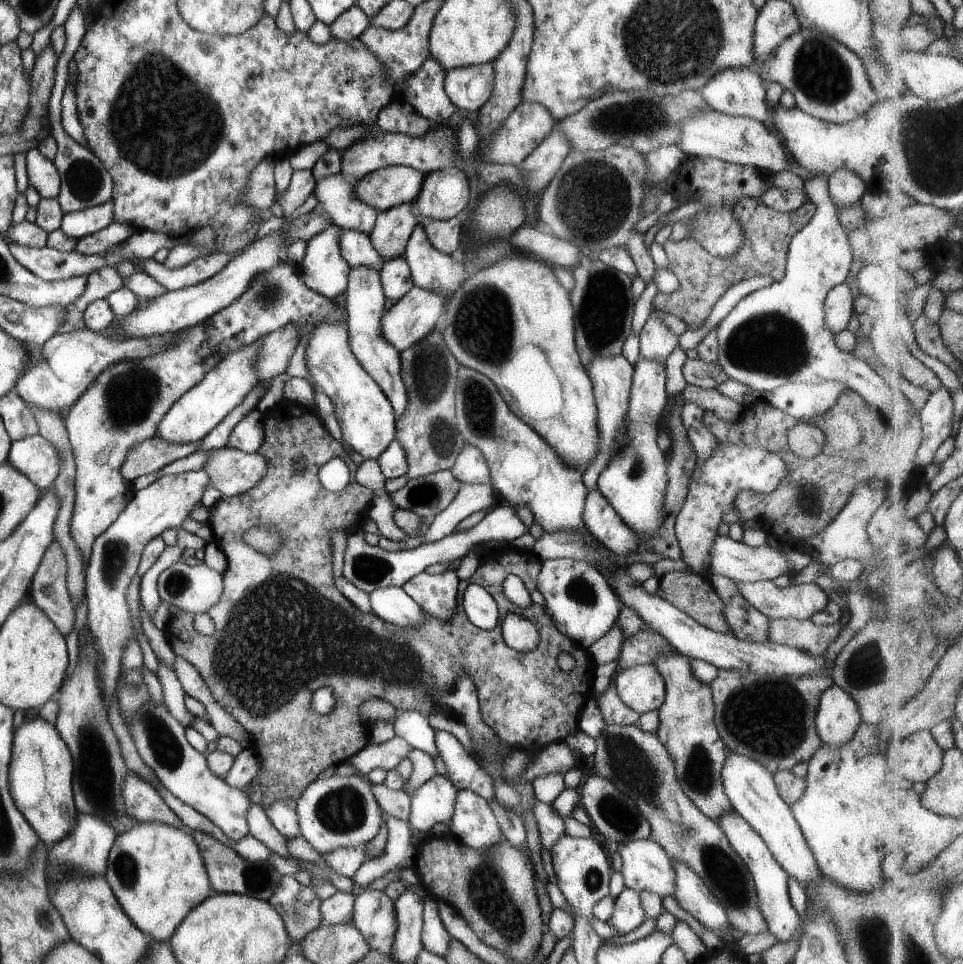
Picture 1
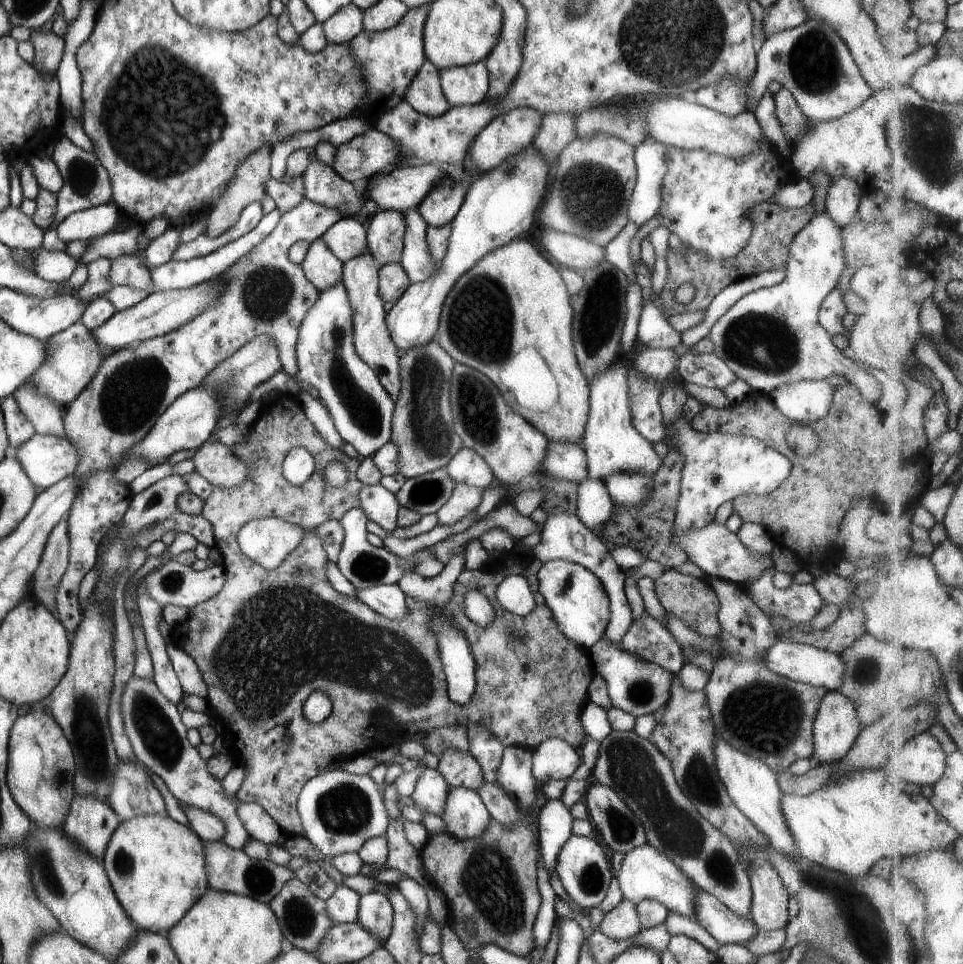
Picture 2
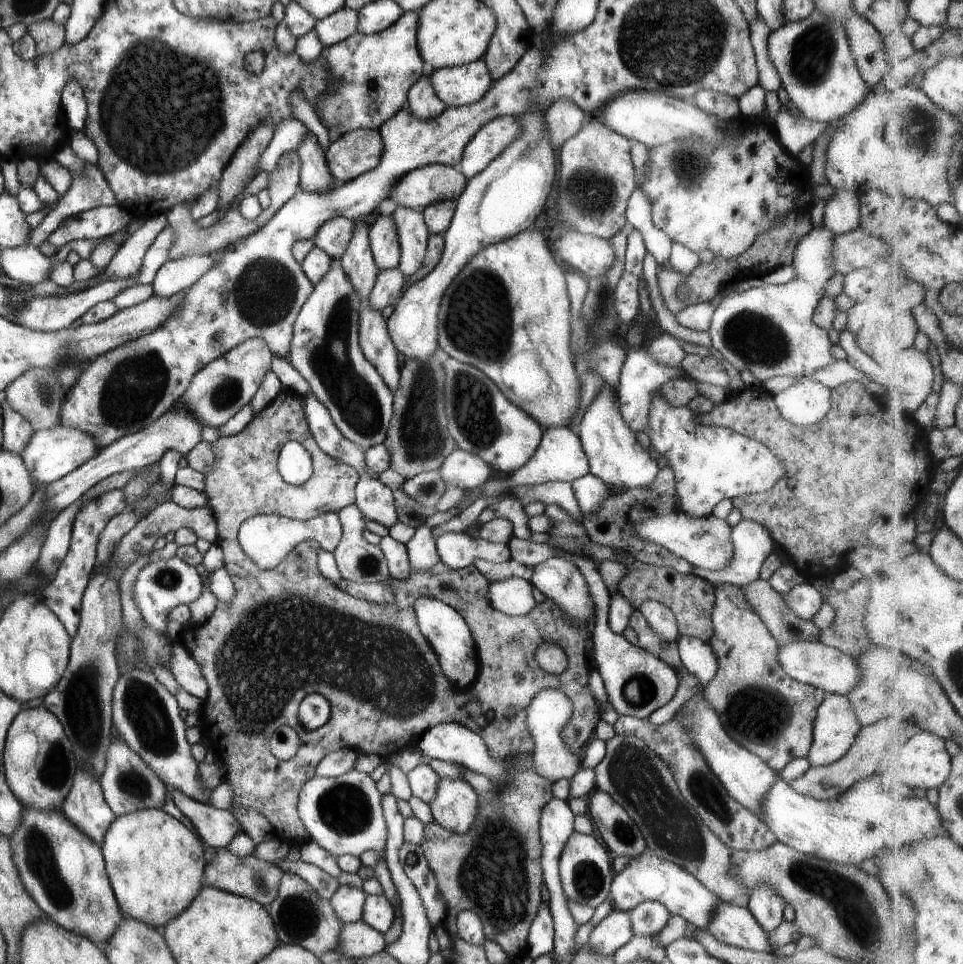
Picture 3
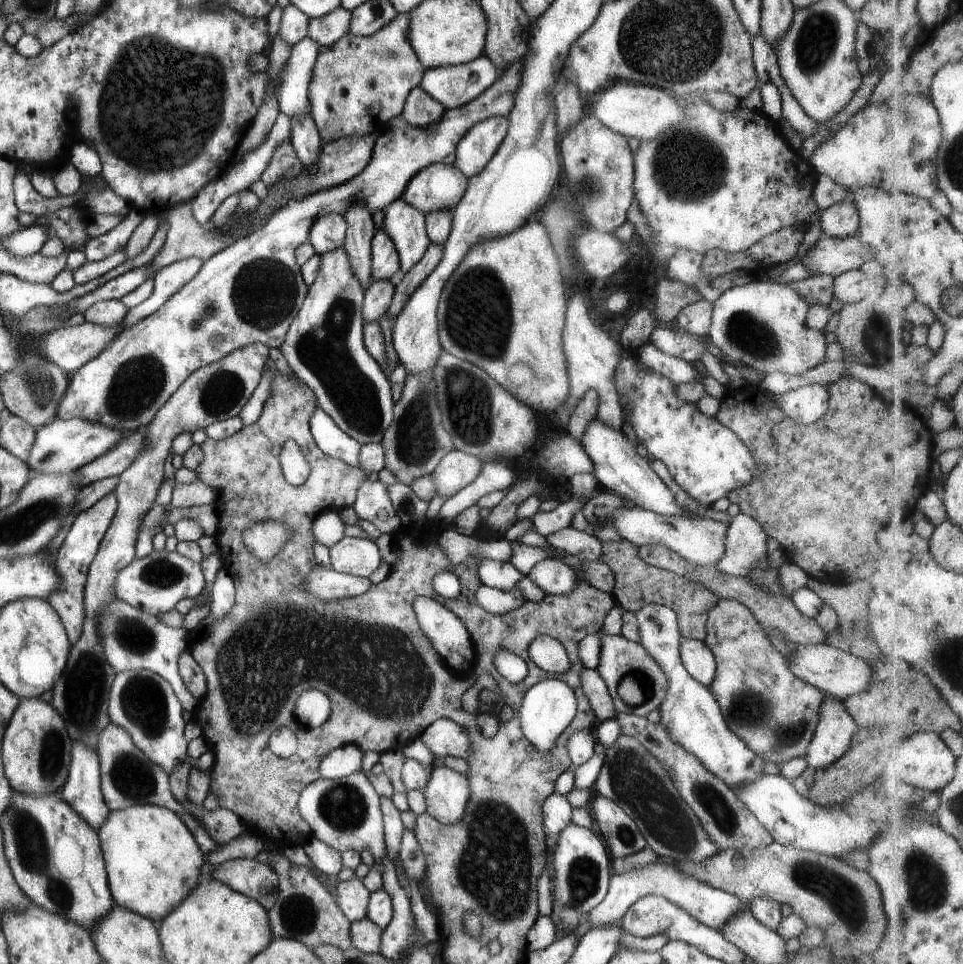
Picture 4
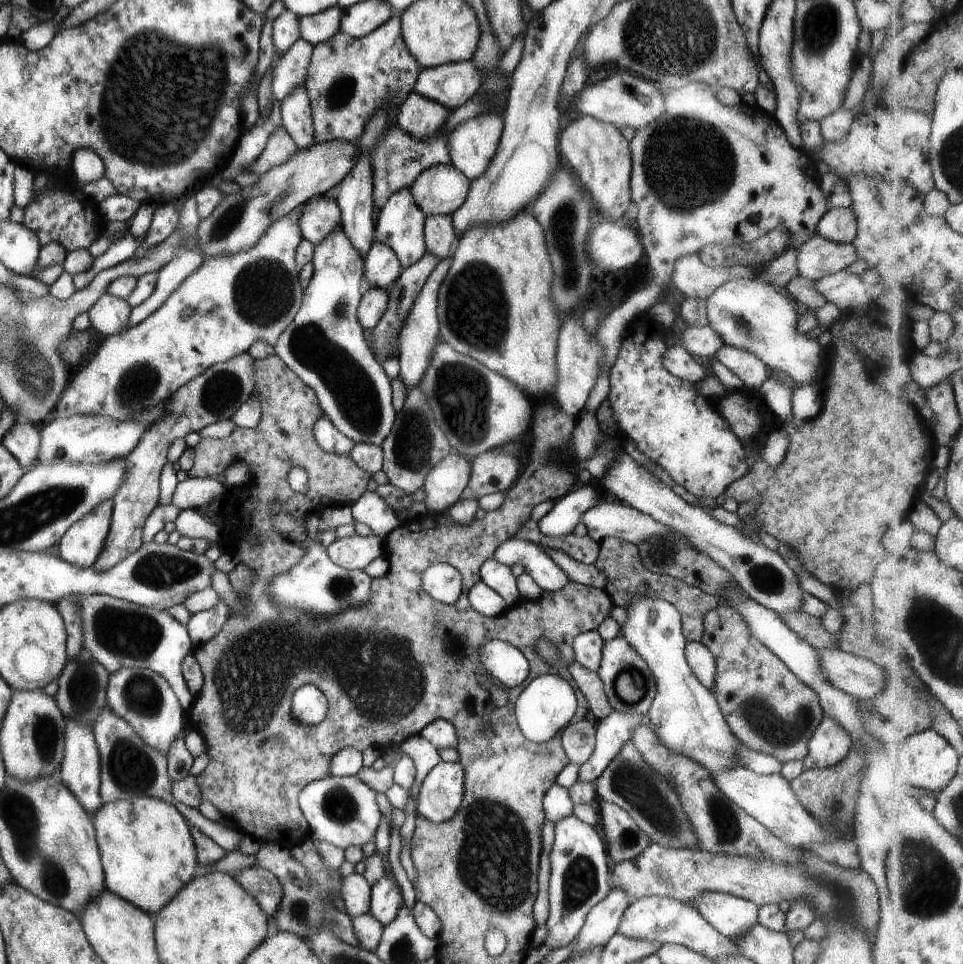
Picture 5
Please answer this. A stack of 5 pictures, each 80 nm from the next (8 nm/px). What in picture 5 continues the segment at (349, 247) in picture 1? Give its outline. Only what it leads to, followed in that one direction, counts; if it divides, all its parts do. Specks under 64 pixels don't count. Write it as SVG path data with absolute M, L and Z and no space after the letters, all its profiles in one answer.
M328 193L317 194L313 196L308 202L303 204L303 212L301 216L297 218L297 224L299 224L299 232L304 240L317 244L321 242L321 238L325 238L337 224L340 222L340 212L336 204L335 197L330 197Z

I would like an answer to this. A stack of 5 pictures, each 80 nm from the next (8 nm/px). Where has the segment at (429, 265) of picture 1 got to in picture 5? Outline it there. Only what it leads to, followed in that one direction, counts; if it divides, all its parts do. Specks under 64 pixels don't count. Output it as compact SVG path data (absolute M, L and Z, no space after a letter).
M403 186L397 192L393 192L387 198L385 206L379 209L378 216L373 242L381 242L381 244L389 246L389 249L401 264L401 268L407 268L407 266L421 258L423 254L426 254L423 238L426 215L415 204L413 194L411 194L411 186Z

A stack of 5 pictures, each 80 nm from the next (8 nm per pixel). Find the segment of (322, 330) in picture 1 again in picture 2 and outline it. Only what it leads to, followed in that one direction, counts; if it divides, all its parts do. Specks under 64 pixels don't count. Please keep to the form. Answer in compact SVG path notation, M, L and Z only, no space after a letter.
M339 281L331 288L319 291L317 300L305 313L298 328L295 345L298 371L293 382L307 380L319 394L320 403L327 409L331 422L339 436L351 444L357 454L370 457L380 446L390 440L391 417L394 402L377 380L377 375L358 356L353 344L352 314L344 284Z

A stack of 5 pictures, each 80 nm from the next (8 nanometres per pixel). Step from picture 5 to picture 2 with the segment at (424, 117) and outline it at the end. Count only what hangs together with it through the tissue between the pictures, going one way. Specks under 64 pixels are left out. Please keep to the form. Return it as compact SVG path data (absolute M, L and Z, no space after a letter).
M425 59L406 86L402 98L416 113L435 118L451 107L441 92L439 75L438 68Z

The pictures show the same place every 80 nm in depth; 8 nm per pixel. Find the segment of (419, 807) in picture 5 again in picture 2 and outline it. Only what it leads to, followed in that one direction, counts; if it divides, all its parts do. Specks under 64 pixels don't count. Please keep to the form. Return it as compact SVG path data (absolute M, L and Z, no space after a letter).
M449 787L440 818L445 824L444 832L463 840L480 837L489 824L490 814L475 791Z

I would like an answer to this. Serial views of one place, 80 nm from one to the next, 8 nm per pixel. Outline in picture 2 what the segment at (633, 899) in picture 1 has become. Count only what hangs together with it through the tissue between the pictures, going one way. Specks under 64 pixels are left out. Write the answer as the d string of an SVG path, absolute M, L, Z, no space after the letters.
M621 897L619 902L604 914L597 931L610 939L624 939L637 934L639 926L636 904Z

